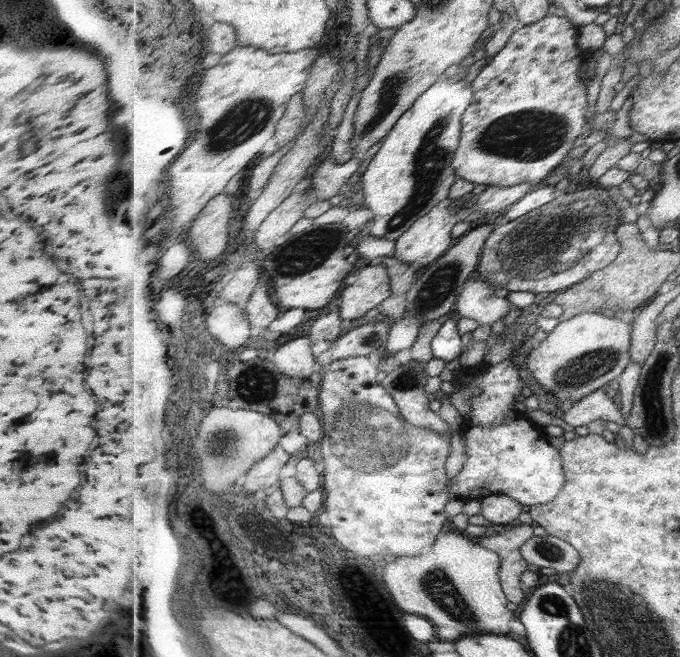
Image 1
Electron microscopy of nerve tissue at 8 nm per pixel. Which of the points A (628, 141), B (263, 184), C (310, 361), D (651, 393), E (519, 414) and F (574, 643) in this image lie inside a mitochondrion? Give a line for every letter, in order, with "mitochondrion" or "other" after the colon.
A: other
B: other
C: other
D: mitochondrion
E: other
F: mitochondrion

